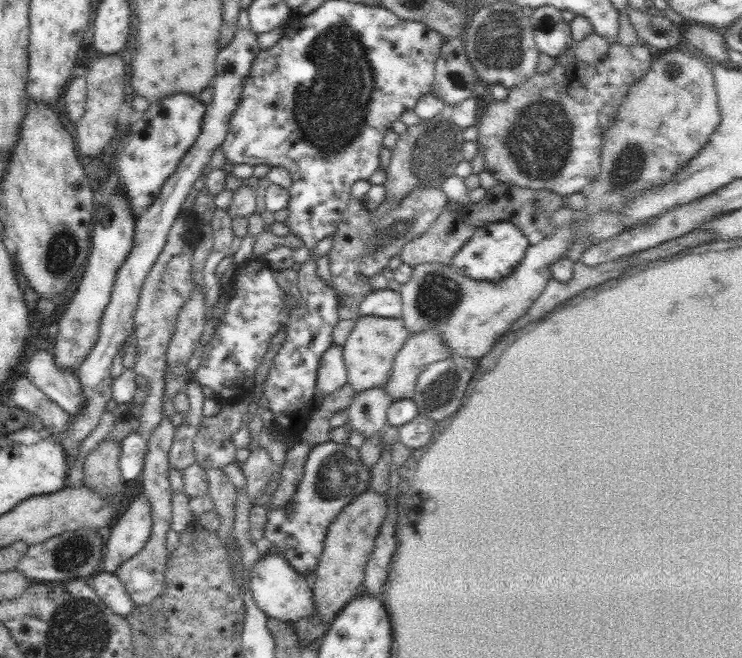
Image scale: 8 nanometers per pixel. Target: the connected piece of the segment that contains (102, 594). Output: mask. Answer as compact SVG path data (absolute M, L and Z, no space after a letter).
M96 572L93 590L112 609L112 612L126 616L136 606L115 573Z

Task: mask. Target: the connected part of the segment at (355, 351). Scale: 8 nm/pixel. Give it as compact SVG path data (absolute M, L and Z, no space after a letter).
M374 315L359 316L358 322L343 345L343 359L347 368L348 383L359 393L370 388L383 387L392 373L394 357L409 339L401 318Z

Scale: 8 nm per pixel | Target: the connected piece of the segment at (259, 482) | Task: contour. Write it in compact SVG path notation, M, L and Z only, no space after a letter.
M262 446L254 449L248 459L241 464L241 467L243 468L244 475L246 475L247 484L245 488L250 503L255 504L256 498L264 494L263 490L266 489L272 474L277 470L274 463L272 463L270 451Z

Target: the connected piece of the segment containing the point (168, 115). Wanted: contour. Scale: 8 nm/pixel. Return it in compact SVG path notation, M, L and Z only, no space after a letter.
M174 94L140 114L140 119L132 125L130 135L116 151L114 162L108 166L108 176L114 176L115 188L128 198L130 210L138 217L138 212L148 208L158 198L169 176L172 176L180 160L190 150L201 132L206 105L199 98L188 94Z

